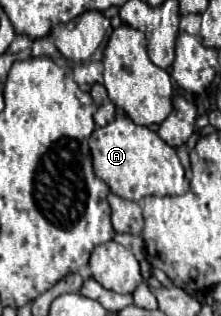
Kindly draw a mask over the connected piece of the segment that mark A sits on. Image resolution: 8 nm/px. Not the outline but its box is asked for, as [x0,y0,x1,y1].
[89,115,189,201]

